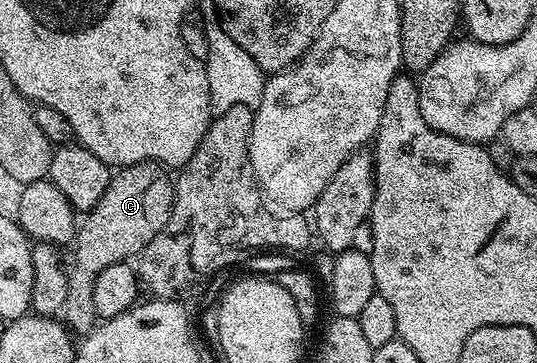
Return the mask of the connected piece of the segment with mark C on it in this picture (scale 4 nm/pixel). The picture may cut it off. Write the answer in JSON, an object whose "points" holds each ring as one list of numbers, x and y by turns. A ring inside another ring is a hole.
{"points":[[157,163,123,167,111,176,108,189,96,206,83,216,72,244,74,259,68,273,67,300,60,312,67,330,75,336,86,336,96,325,98,318,93,304,96,277,109,265,139,256,167,224,174,204,174,183,168,175]]}

